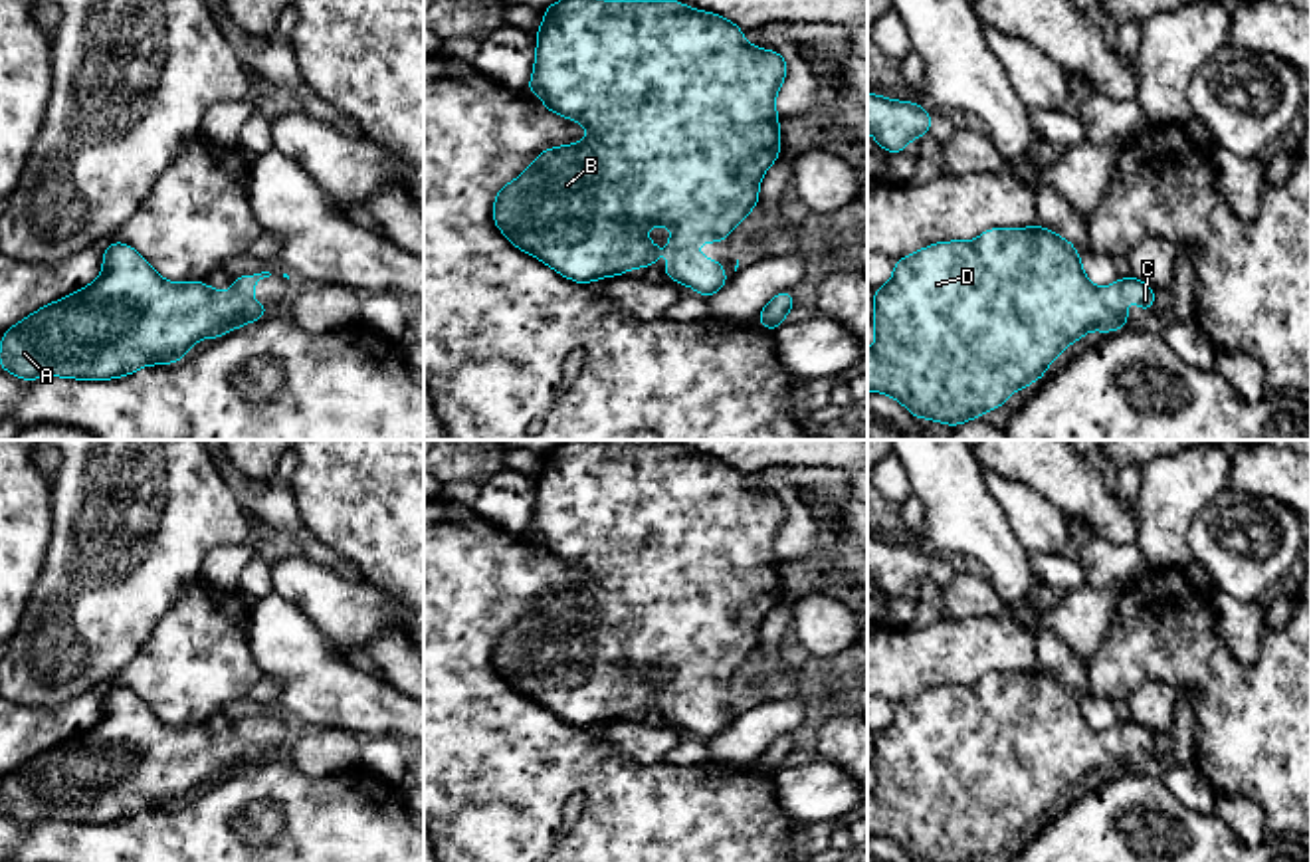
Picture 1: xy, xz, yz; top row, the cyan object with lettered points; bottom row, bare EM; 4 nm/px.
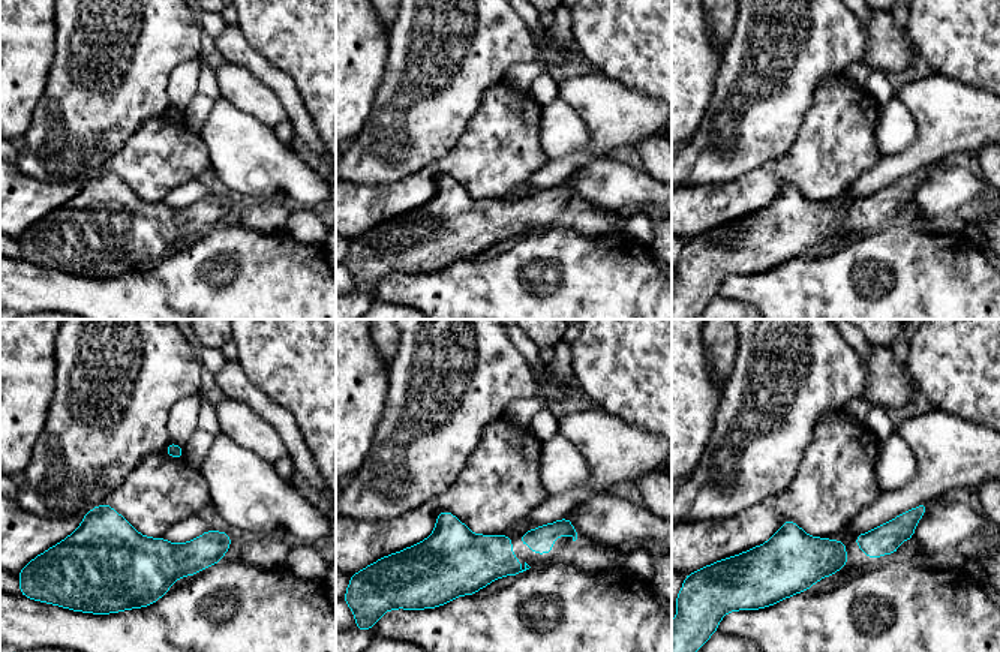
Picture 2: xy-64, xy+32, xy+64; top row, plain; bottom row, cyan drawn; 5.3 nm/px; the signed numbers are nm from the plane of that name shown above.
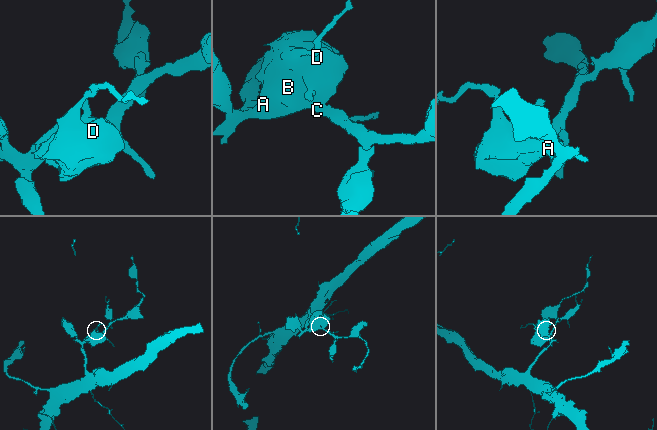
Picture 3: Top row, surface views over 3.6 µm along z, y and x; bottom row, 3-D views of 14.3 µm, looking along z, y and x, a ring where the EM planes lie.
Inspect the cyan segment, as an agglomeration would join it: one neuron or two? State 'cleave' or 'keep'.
keep

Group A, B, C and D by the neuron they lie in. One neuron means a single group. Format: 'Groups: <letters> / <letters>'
Groups: A B C D

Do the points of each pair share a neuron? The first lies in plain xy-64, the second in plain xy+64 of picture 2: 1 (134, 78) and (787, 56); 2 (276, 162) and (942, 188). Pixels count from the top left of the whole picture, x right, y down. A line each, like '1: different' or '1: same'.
1: same
2: same

